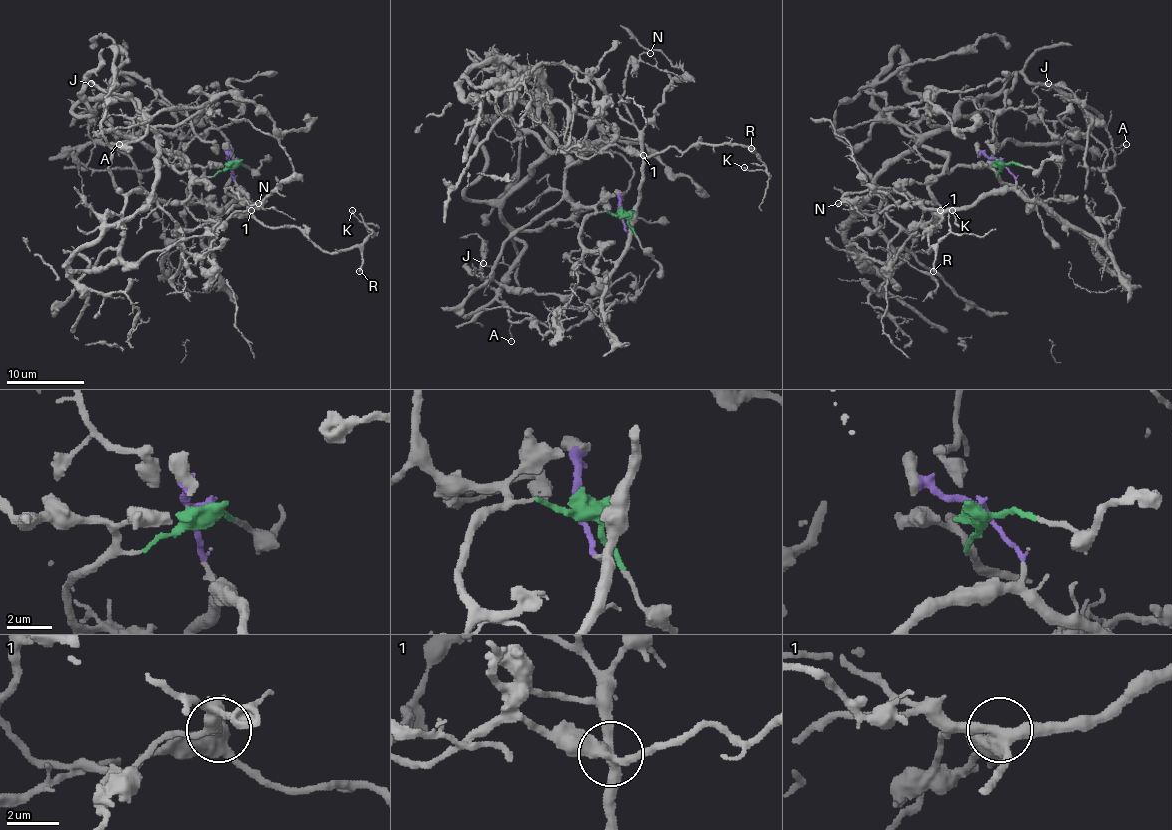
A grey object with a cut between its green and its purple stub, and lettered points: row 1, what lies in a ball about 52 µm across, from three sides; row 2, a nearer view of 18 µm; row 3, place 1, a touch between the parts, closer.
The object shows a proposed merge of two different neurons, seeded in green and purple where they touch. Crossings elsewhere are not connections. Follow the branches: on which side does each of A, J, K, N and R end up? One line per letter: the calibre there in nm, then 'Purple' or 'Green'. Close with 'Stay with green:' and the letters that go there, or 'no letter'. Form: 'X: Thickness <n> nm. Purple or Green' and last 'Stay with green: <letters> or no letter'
A: Thickness 110 nm. Green
J: Thickness 120 nm. Green
K: Thickness 160 nm. Purple
N: Thickness 150 nm. Purple
R: Thickness 220 nm. Purple
Stay with green: A, J

